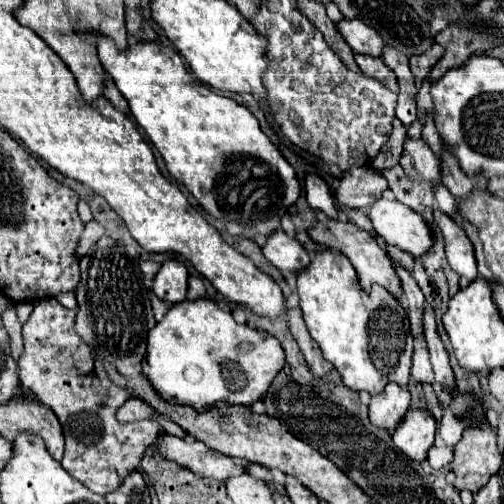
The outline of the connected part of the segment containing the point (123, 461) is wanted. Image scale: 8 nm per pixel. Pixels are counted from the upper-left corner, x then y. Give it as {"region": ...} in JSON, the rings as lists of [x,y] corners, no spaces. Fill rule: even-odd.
{"region":[[[43,298],[43,300],[35,302],[31,318],[23,324],[25,348],[23,348],[21,358],[17,360],[19,378],[21,378],[21,384],[25,388],[35,392],[35,396],[57,414],[61,426],[63,426],[65,456],[61,460],[61,466],[73,478],[83,482],[89,490],[105,496],[105,494],[113,492],[115,488],[119,488],[123,478],[131,470],[137,468],[137,464],[141,462],[147,448],[151,448],[151,444],[159,436],[161,424],[157,420],[139,420],[139,422],[129,422],[129,424],[117,422],[115,412],[125,400],[131,398],[131,392],[109,380],[107,372],[99,368],[91,348],[77,336],[73,324],[75,324],[75,310],[61,306],[55,298]]]}

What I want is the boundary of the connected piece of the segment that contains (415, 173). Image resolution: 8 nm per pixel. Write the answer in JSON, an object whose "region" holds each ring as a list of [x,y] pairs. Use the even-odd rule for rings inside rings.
{"region":[[[411,136],[405,138],[405,150],[401,156],[403,170],[417,182],[437,182],[441,178],[439,160],[431,152],[425,140],[415,140]]]}

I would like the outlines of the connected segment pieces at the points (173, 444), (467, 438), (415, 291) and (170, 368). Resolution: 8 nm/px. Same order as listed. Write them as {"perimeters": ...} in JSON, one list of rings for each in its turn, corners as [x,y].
{"perimeters":[[[[165,434],[161,446],[163,446],[161,454],[165,458],[191,468],[195,474],[205,476],[205,478],[227,480],[231,476],[247,474],[247,464],[243,460],[237,460],[237,458],[225,456],[217,450],[205,448],[205,444],[199,440],[185,442],[181,438]]],[[[483,424],[481,428],[467,428],[463,432],[449,468],[455,474],[455,490],[479,492],[501,466],[503,456],[497,450],[497,434],[489,424]]],[[[395,262],[397,274],[401,278],[403,284],[403,292],[405,292],[405,300],[407,300],[407,312],[409,312],[409,320],[413,328],[423,328],[423,292],[419,290],[419,286],[415,284],[415,278],[411,278],[411,272],[405,270],[399,262]]],[[[167,260],[153,280],[155,296],[175,306],[149,332],[143,374],[153,384],[153,388],[163,396],[163,400],[191,406],[195,410],[209,410],[215,404],[251,406],[267,392],[273,378],[279,374],[279,368],[283,368],[283,348],[275,336],[253,330],[247,324],[237,324],[229,310],[221,308],[217,302],[209,298],[199,298],[195,302],[185,300],[187,278],[187,266],[181,260]]]]}

